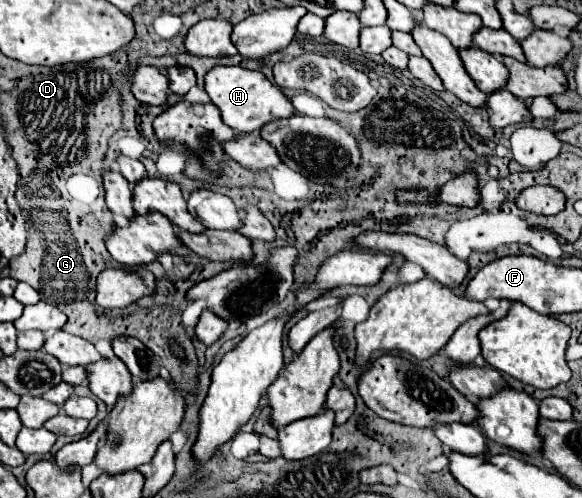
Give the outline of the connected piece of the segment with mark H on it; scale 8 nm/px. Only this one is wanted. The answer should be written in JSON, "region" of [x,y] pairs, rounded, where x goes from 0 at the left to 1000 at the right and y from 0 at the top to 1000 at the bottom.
{"region":[[[364,135],[351,155],[351,179],[364,207],[378,219],[381,243],[405,267],[447,263],[460,243],[488,239],[505,231],[502,207],[488,195],[481,175],[467,171],[447,143],[430,143],[419,135]]]}

